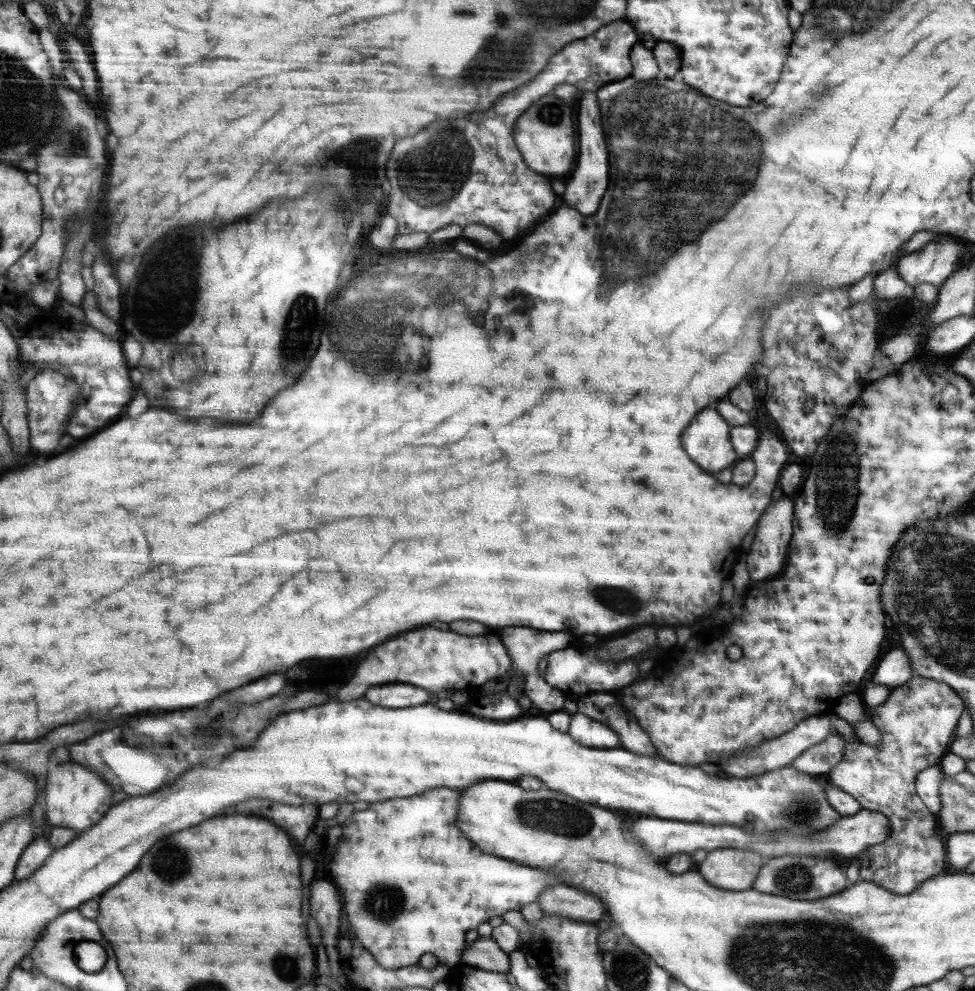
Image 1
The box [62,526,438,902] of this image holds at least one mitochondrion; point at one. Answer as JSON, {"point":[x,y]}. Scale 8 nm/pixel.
{"point":[171,863]}

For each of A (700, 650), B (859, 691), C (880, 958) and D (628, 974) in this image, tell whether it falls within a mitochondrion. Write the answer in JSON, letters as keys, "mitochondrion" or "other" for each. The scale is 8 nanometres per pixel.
{"A":"other","B":"other","C":"mitochondrion","D":"mitochondrion"}

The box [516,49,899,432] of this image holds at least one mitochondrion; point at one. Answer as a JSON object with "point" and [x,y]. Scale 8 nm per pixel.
{"point":[729,152]}

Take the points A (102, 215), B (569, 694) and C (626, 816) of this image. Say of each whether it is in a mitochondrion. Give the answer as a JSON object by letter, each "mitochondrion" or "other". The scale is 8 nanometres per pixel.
{"A":"other","B":"other","C":"other"}

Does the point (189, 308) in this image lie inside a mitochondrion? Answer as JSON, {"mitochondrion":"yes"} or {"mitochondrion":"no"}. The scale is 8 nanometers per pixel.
{"mitochondrion":"yes"}

